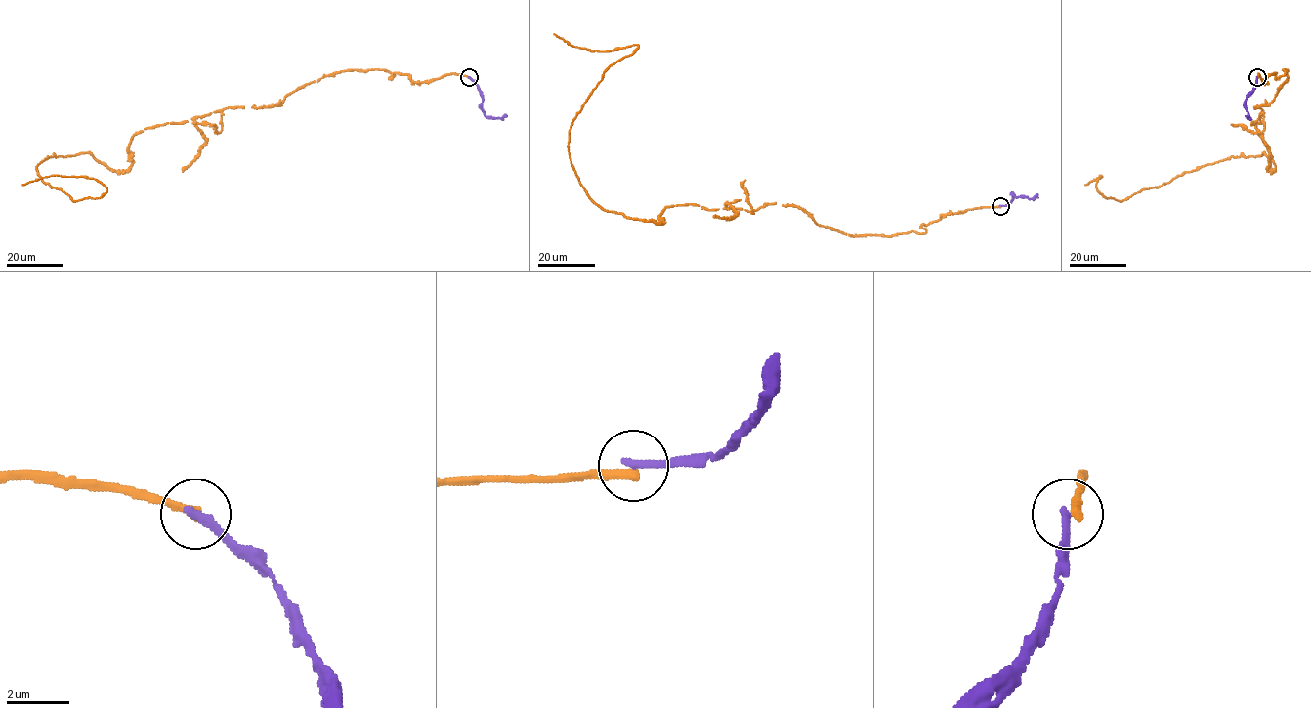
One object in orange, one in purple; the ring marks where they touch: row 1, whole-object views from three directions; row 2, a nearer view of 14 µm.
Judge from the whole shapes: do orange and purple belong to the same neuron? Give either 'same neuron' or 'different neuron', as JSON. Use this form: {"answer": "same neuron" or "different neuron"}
{"answer": "different neuron"}

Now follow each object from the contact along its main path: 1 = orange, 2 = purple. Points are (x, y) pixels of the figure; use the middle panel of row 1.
1: (1000, 206), (853, 236), (791, 205), (667, 206), (662, 224), (603, 210), (569, 131), (639, 46), (554, 34)
2: (1000, 206), (1006, 206), (1011, 201), (1012, 194), (1032, 199), (1037, 194)

